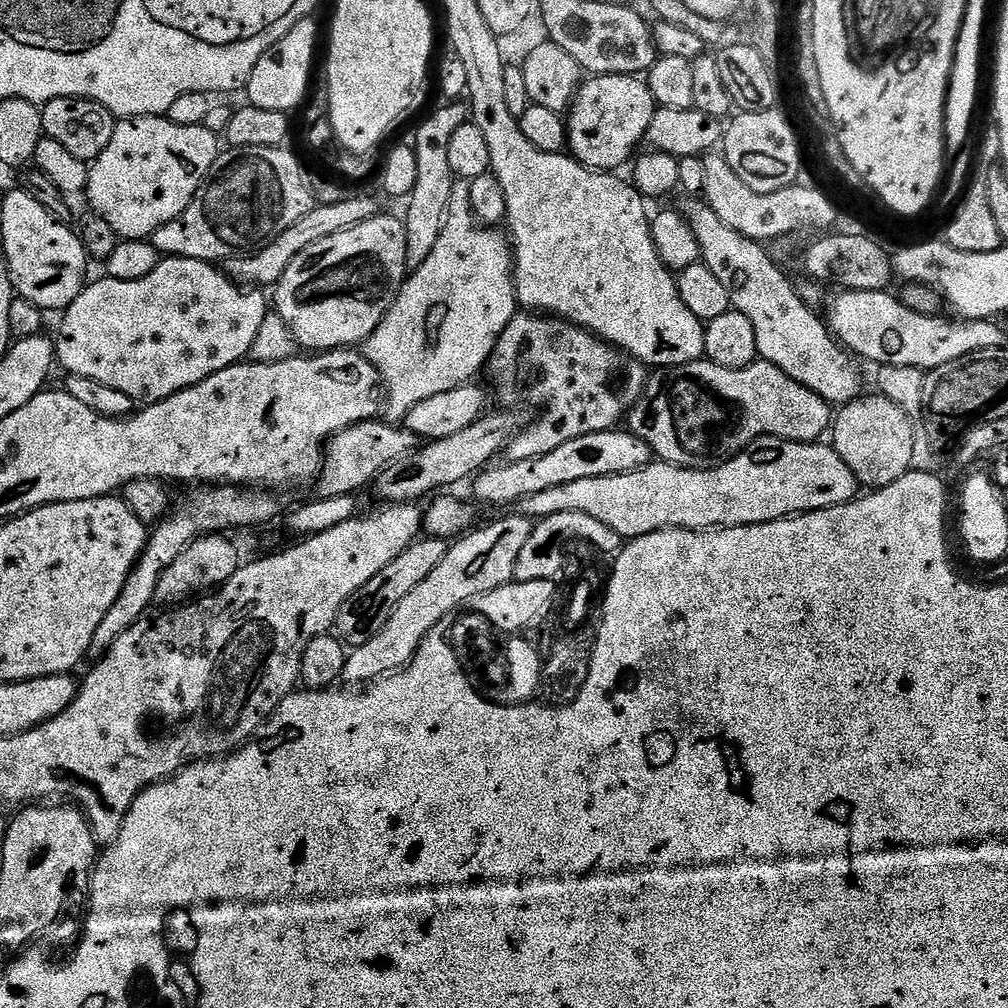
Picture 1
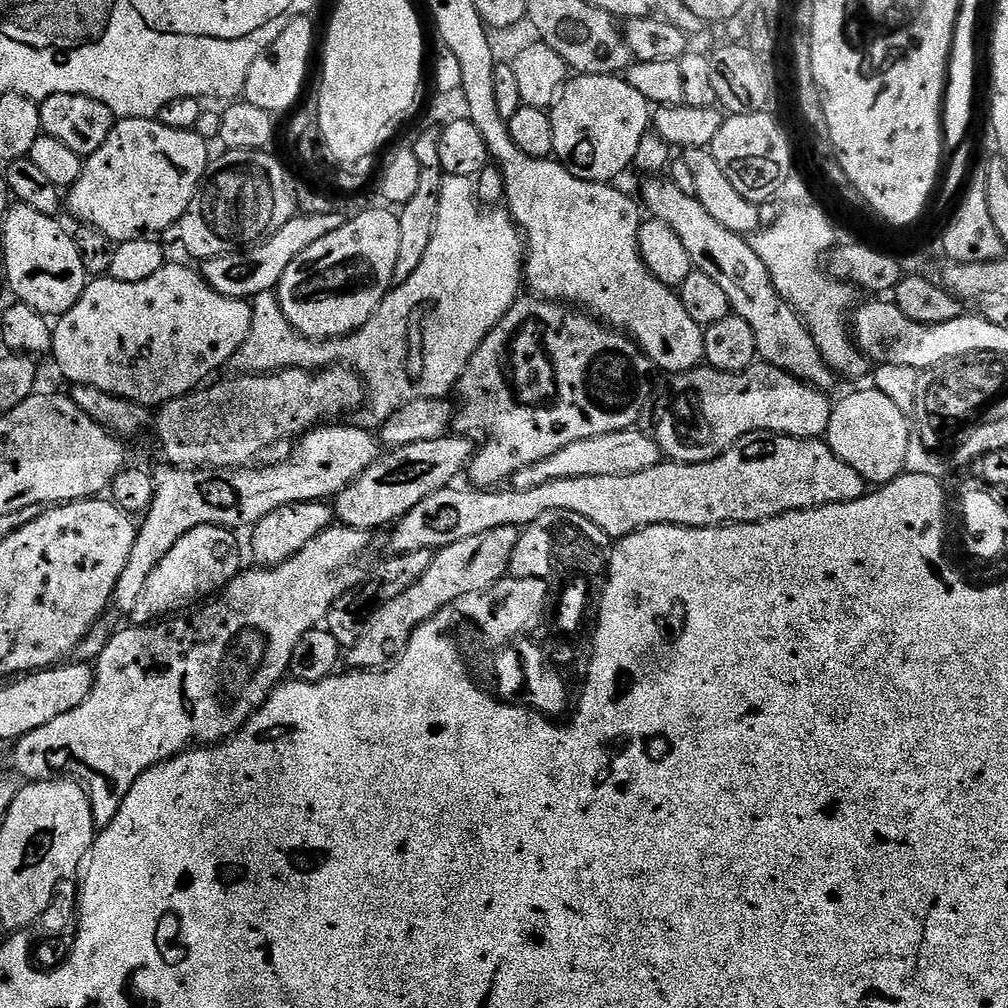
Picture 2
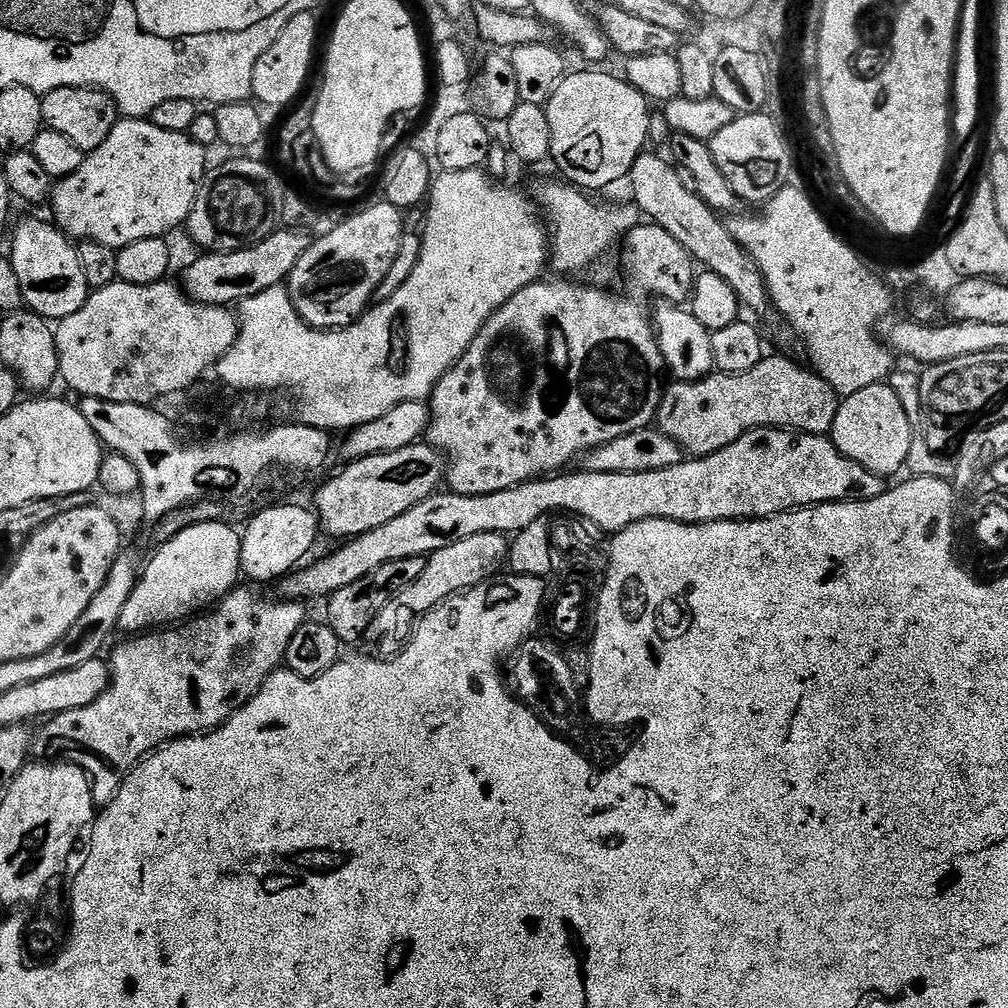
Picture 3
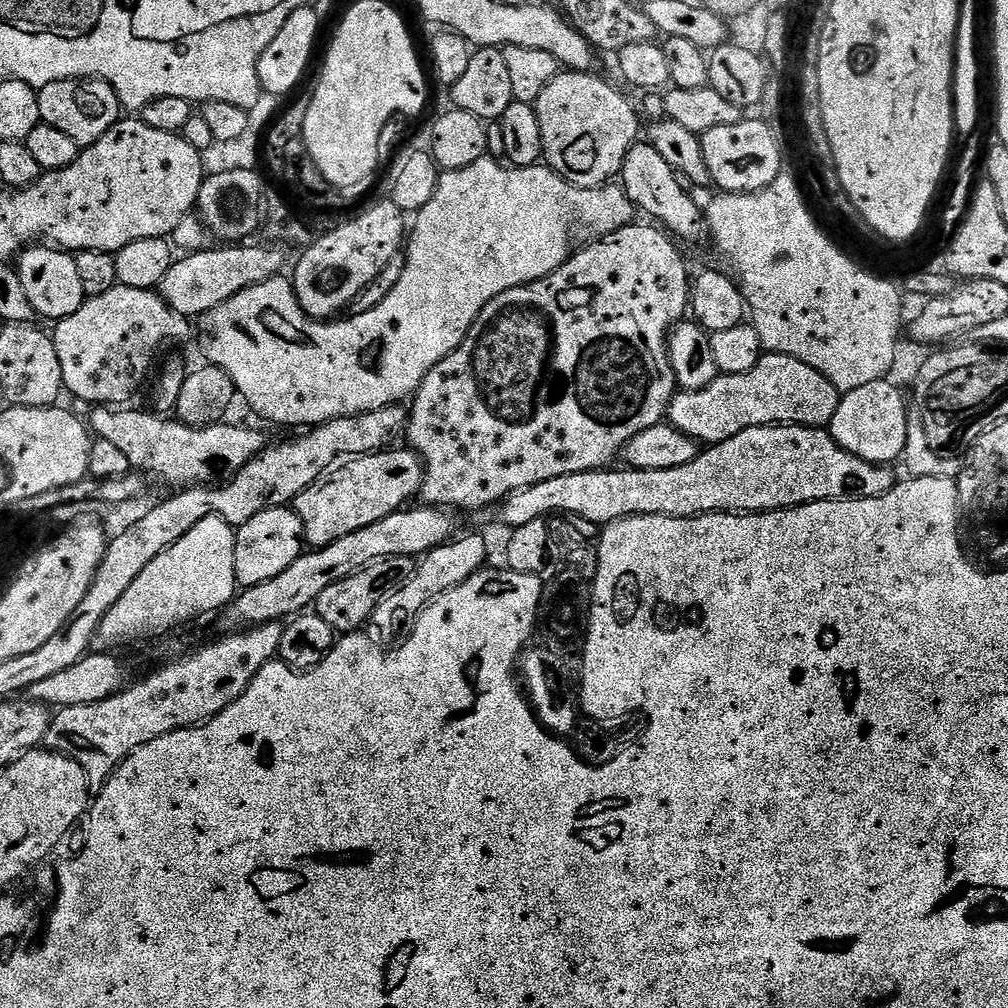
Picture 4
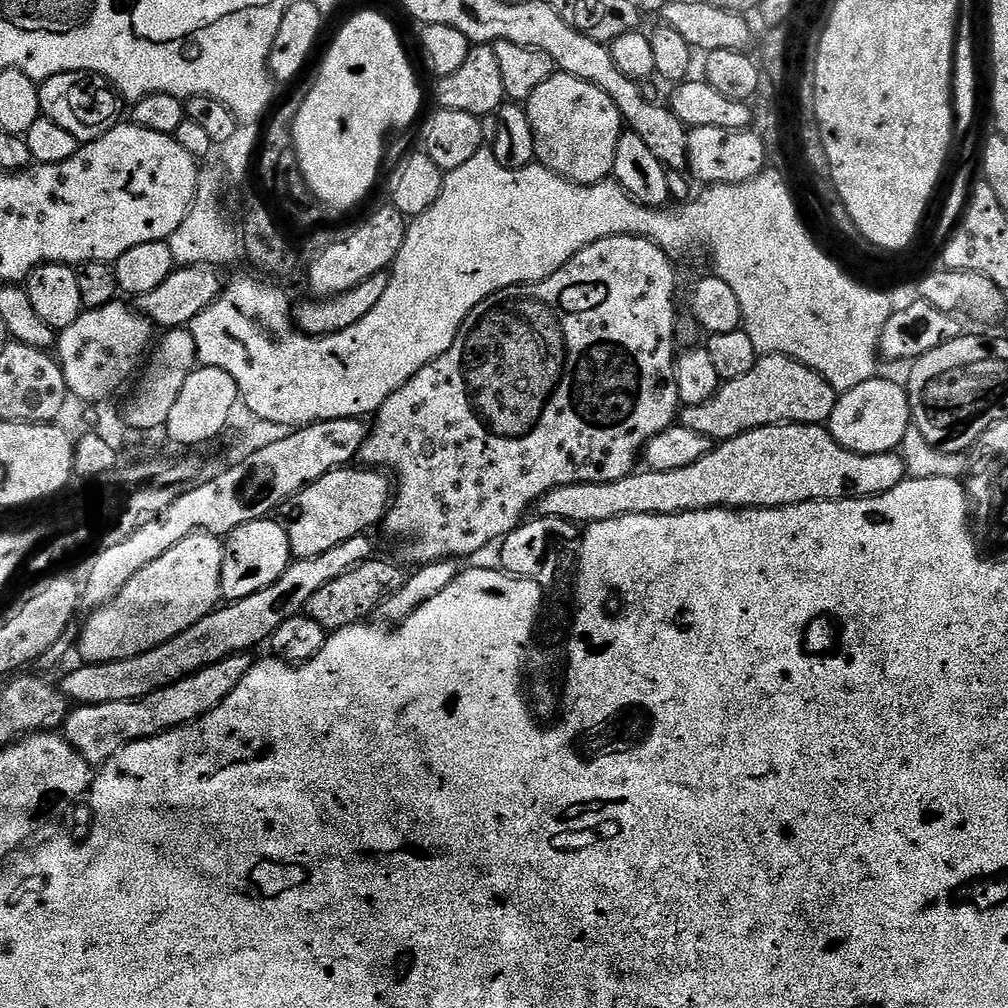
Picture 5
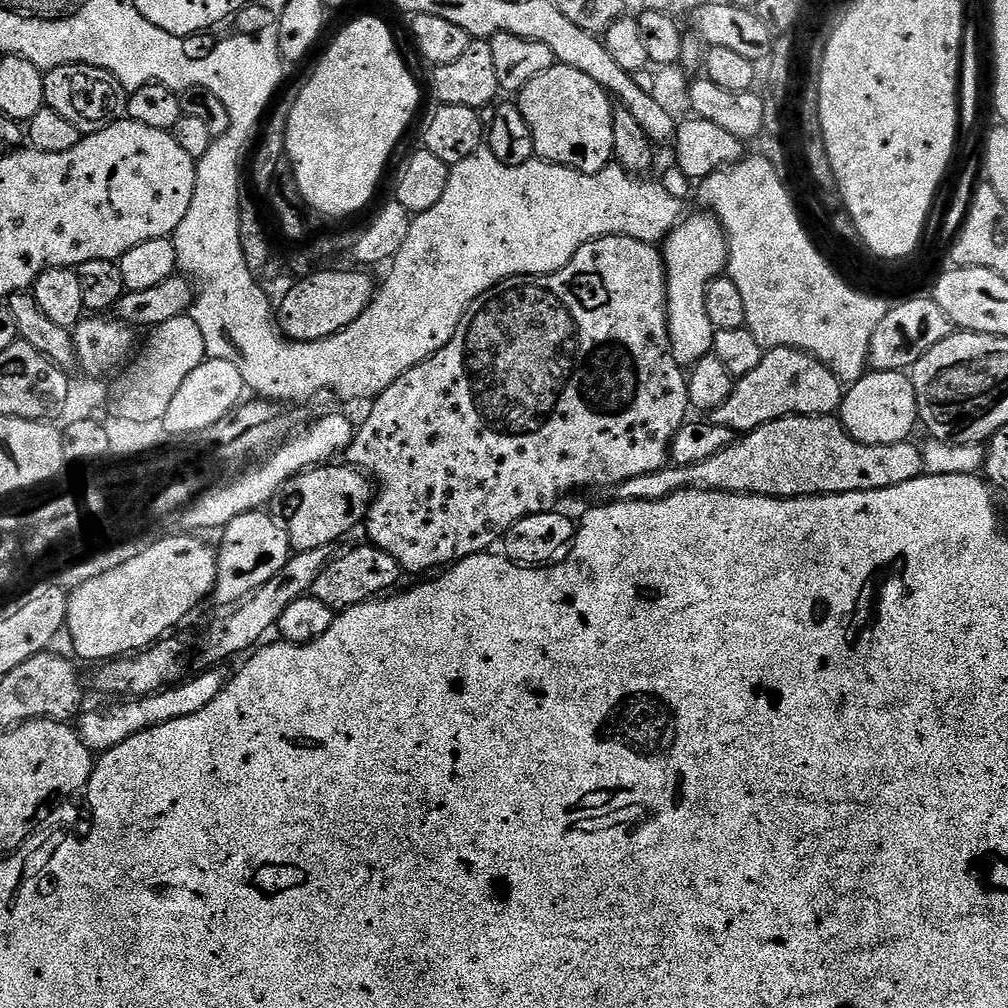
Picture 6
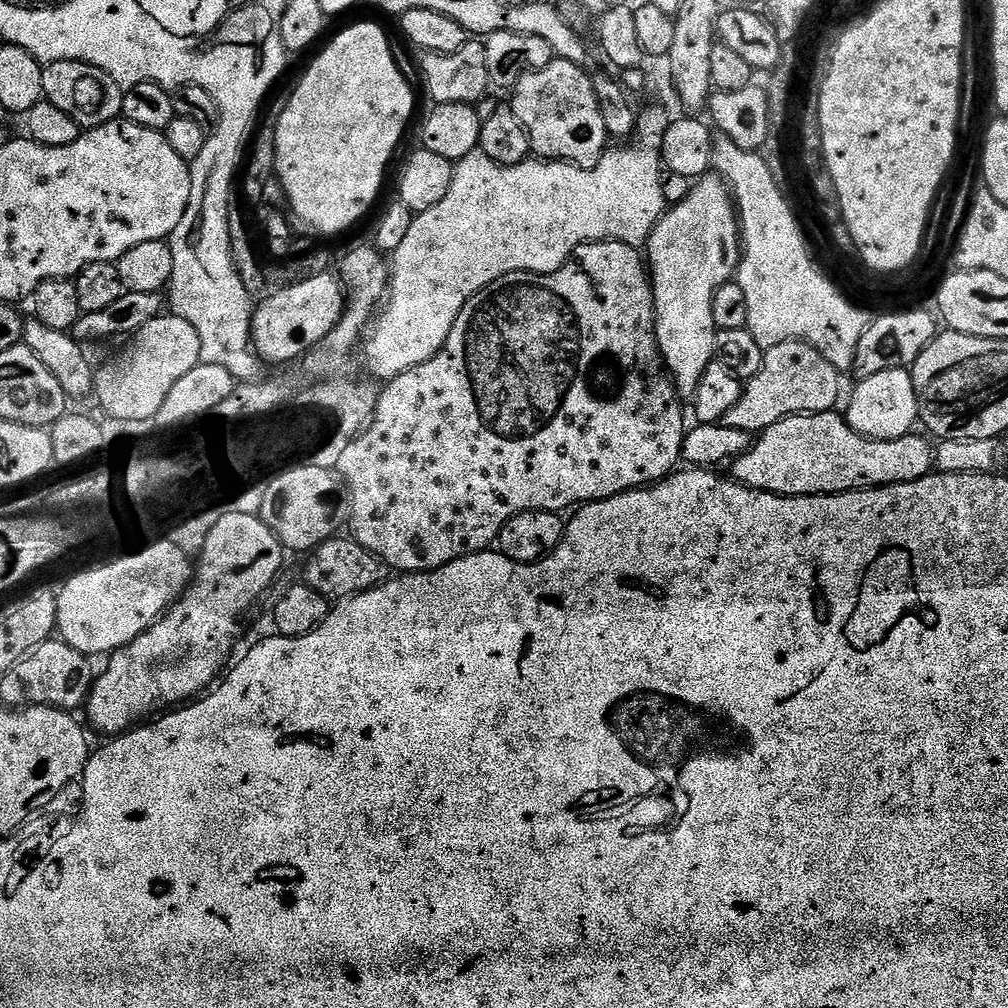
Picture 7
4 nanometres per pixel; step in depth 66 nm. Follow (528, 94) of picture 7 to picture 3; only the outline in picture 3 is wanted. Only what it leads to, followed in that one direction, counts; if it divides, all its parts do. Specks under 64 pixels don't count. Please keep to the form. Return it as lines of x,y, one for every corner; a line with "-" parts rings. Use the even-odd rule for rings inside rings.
569,71
544,108
550,120
551,163
556,163
567,183
581,190
608,188
619,180
627,181
634,162
645,151
650,101
627,79
617,76

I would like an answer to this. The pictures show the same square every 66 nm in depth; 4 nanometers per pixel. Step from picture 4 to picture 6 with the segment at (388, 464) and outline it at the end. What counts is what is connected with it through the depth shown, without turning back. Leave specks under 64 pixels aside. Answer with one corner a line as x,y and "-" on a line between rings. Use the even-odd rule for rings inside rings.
325,464
310,468
291,481
292,493
289,494
288,500
292,503
292,513
289,514
288,520
286,519
286,527
288,543
296,552
329,547
332,542
346,535
355,525
357,527
368,513
374,495
369,477
355,467
346,464
336,465

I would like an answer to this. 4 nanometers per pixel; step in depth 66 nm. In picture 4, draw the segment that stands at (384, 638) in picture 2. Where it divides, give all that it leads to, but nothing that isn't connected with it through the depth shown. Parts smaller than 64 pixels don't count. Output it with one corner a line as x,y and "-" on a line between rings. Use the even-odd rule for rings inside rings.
464,536
461,540
449,539
447,543
429,549
416,565
414,578
406,582
393,596
383,600
378,606
374,617
374,624
380,628
392,628
403,620
411,621
420,615
428,605
433,604
439,596
446,594
446,590
454,590
466,578
470,578
481,568
485,567
488,548
480,536

